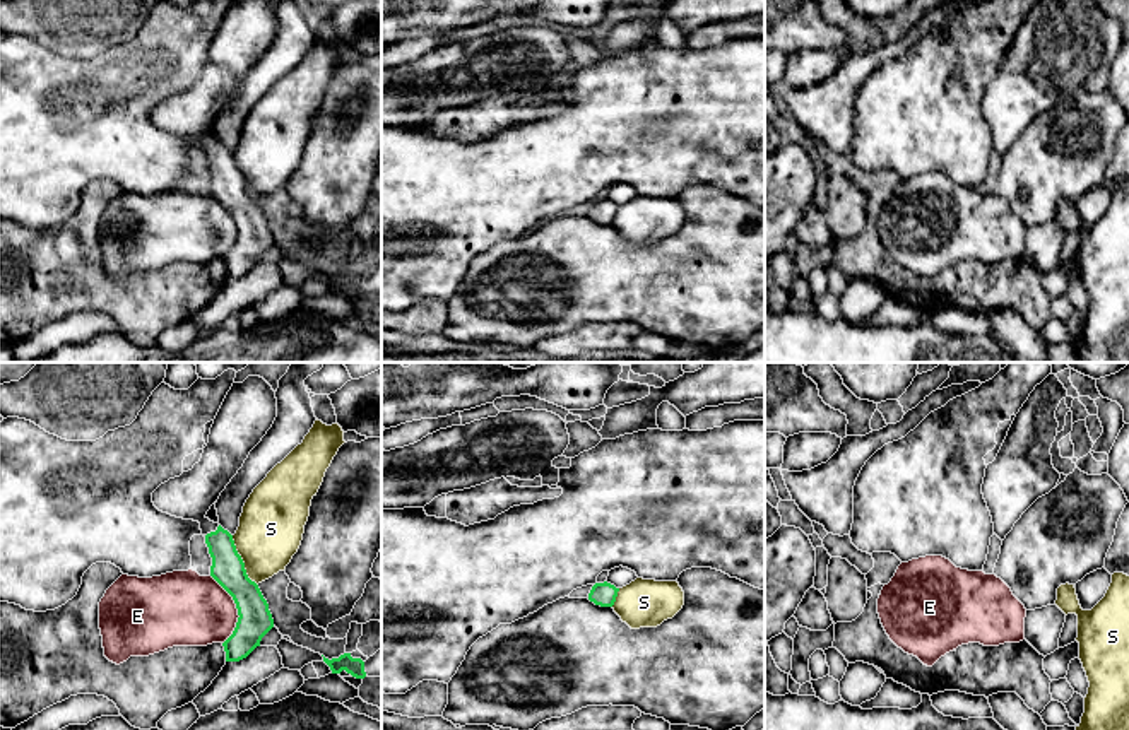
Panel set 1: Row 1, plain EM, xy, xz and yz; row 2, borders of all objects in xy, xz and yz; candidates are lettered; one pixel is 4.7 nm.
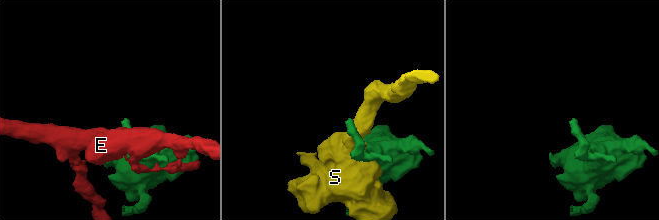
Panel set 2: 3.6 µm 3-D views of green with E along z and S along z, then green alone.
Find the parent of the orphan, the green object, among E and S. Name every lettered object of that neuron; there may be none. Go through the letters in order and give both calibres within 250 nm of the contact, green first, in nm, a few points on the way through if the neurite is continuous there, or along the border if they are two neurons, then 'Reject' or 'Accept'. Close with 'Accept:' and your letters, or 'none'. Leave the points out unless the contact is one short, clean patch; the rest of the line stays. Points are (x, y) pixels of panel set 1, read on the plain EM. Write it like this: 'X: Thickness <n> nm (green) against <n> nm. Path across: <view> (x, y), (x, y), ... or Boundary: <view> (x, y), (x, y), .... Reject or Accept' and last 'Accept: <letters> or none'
E: Thickness 160 nm (green) against 360 nm. Reject
S: Thickness 160 nm (green) against 300 nm. Reject
Accept: none

